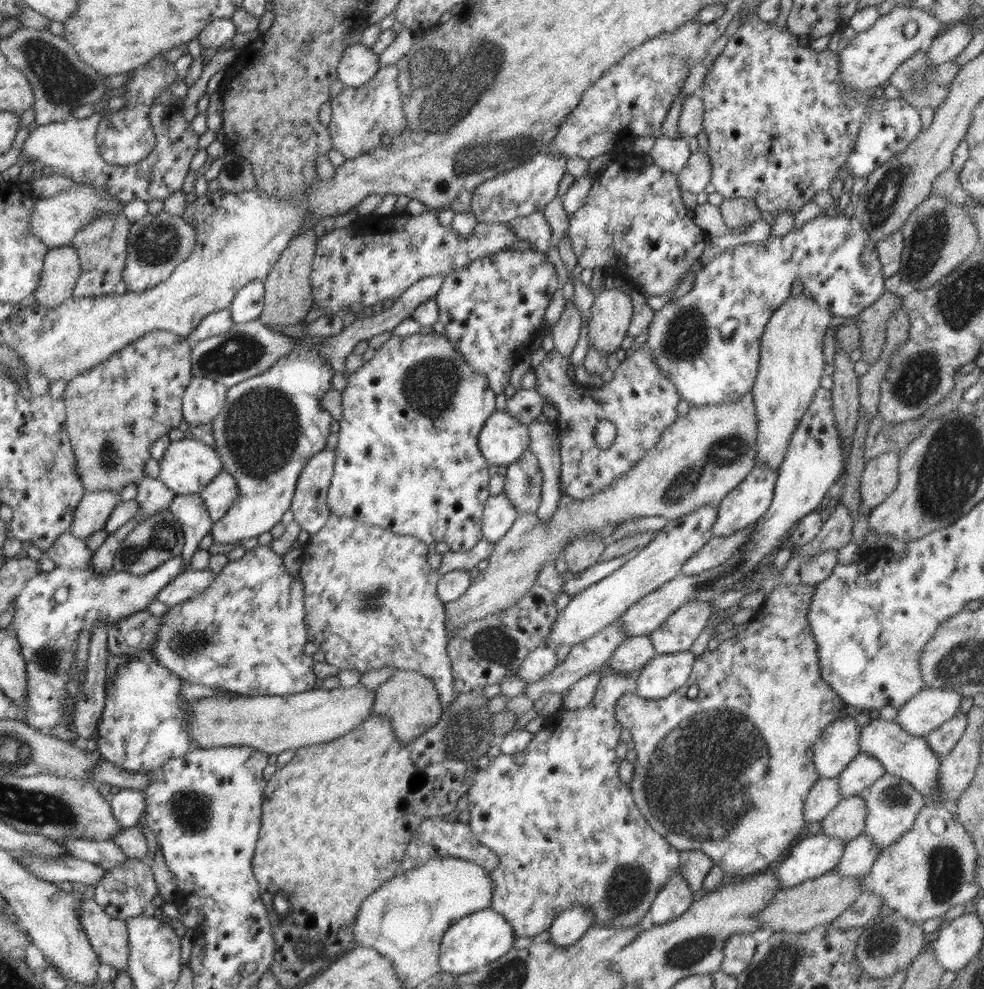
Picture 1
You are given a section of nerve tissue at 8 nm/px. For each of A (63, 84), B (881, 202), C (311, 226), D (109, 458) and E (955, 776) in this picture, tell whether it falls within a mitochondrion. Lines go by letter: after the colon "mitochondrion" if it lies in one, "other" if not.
A: mitochondrion
B: mitochondrion
C: other
D: mitochondrion
E: other

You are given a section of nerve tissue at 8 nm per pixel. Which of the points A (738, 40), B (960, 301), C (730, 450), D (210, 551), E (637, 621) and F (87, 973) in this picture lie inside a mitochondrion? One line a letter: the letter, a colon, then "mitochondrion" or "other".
A: other
B: mitochondrion
C: mitochondrion
D: other
E: other
F: other

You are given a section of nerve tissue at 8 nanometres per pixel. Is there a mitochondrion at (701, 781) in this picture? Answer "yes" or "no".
yes

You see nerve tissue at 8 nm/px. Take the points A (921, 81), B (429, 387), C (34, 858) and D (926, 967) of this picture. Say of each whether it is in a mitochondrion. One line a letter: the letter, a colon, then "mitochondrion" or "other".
A: mitochondrion
B: mitochondrion
C: other
D: other

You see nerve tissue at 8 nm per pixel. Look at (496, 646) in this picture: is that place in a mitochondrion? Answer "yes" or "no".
yes

